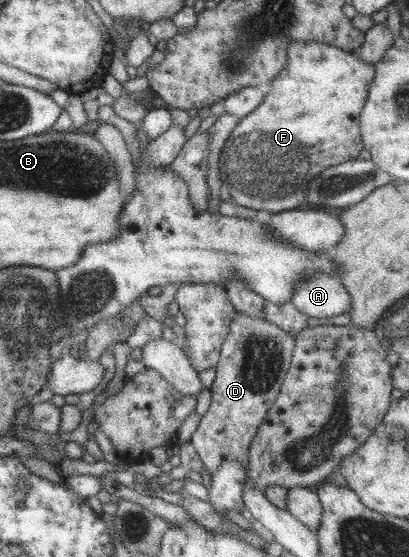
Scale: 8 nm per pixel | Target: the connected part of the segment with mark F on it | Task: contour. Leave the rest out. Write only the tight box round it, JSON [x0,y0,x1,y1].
[221,40,373,225]

